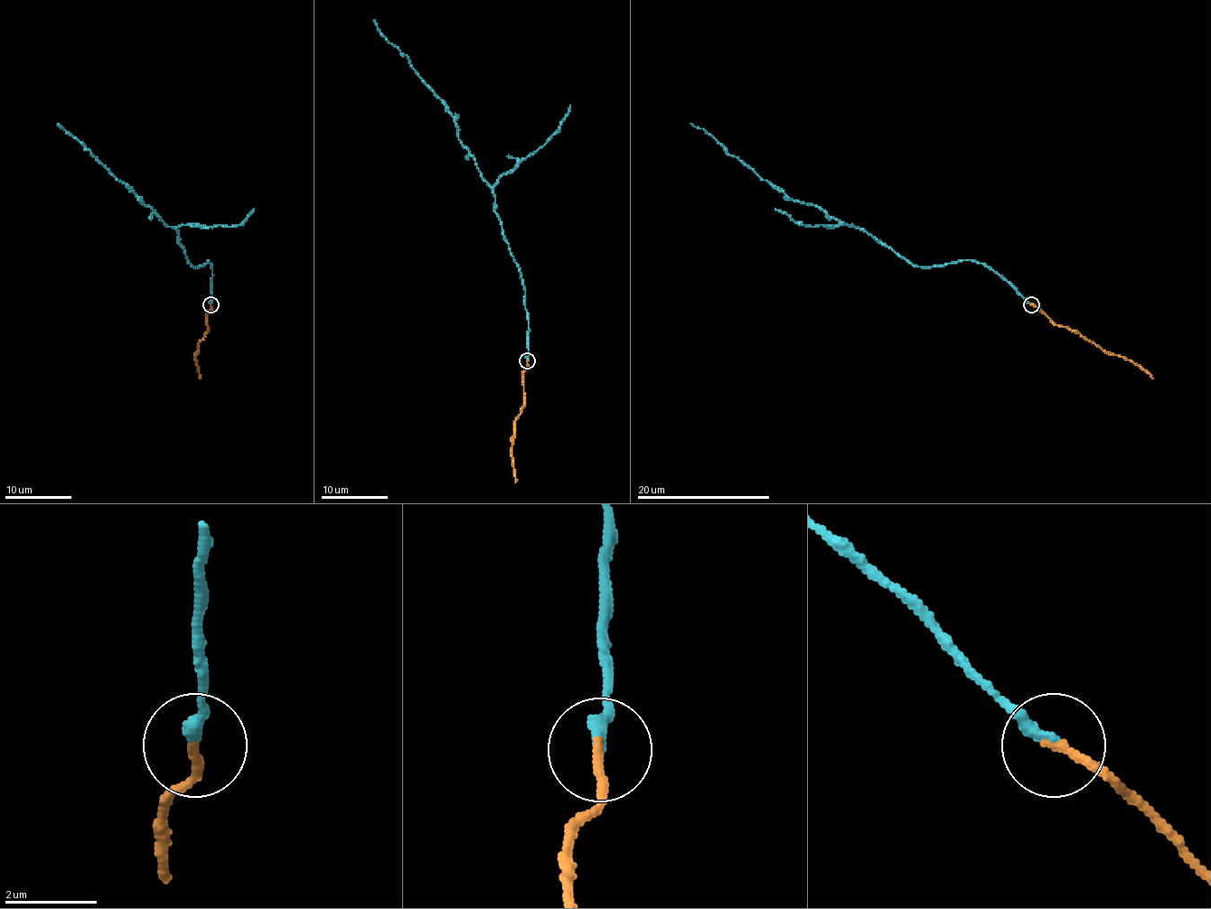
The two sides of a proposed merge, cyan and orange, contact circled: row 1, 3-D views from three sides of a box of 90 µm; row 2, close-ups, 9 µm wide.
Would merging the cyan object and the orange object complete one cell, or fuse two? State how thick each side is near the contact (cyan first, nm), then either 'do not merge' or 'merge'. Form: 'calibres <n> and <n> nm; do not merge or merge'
calibres 280 and 220 nm; do not merge

